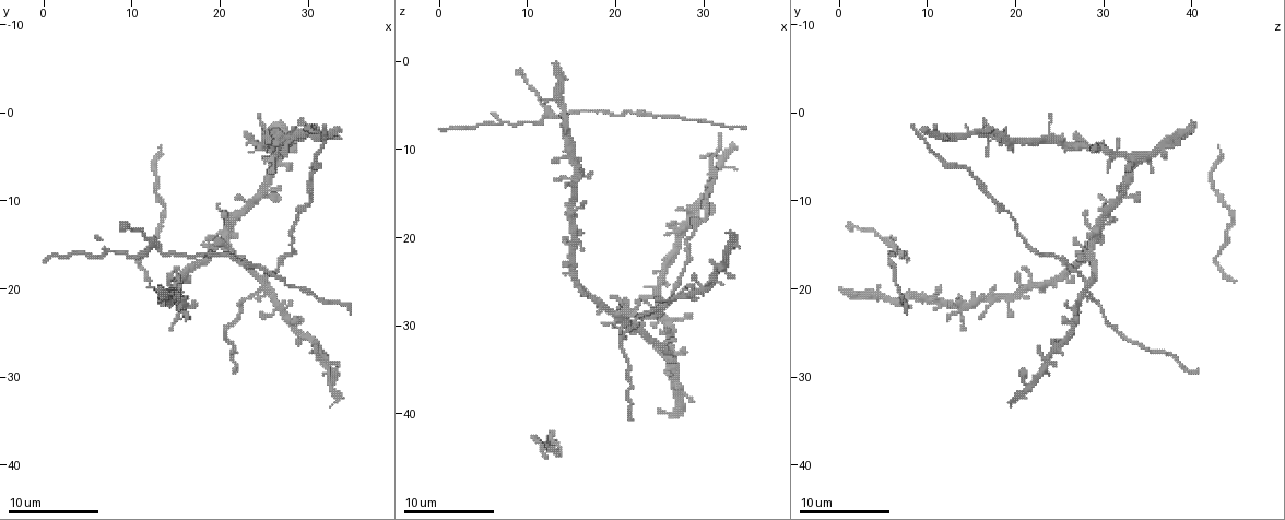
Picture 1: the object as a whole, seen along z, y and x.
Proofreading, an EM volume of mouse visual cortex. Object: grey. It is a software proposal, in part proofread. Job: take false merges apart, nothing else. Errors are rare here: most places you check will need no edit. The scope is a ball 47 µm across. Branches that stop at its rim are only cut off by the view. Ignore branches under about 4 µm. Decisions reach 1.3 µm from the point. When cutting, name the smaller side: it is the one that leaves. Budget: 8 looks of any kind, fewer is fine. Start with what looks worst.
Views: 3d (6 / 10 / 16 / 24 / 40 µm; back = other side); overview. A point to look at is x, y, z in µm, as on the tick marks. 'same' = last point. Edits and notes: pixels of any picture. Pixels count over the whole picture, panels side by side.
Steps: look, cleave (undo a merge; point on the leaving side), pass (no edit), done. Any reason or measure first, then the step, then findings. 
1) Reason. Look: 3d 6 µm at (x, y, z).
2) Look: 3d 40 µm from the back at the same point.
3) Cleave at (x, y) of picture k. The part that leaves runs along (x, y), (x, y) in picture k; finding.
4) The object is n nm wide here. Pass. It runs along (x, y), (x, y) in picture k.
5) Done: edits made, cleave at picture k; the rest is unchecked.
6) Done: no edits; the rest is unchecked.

Branch point. Look: 3d 16 µm at (12.2, 15.0, 6.0).

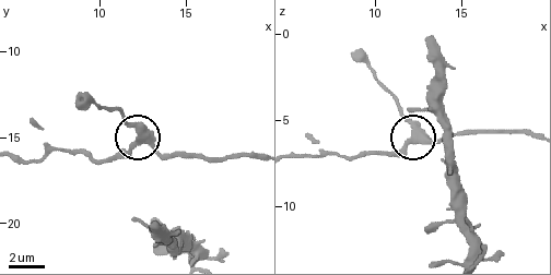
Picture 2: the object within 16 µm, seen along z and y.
Zoom in. Look: 3d 6 µm at (12.2, 15.0, 6.0).

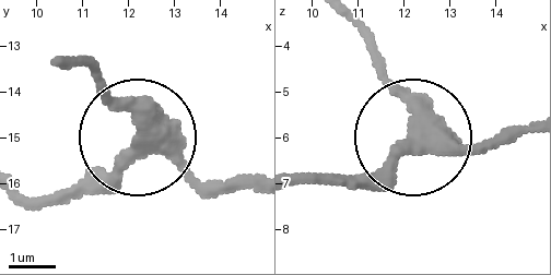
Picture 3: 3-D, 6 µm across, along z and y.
3 arms meet here. Pass. Continuous, no second neuron.

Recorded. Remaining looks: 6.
Four-way junction. Look: 3d 10 µm at (25.4, 19.6, 28.2).

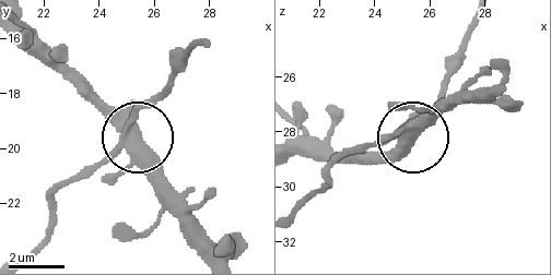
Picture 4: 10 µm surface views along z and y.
Look: 3d 6 µm at the same point.

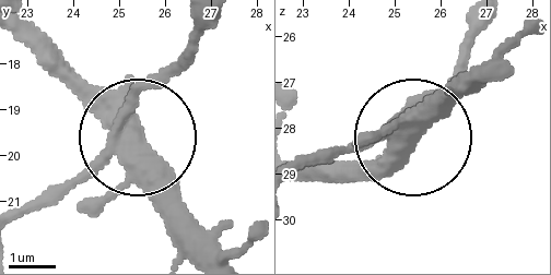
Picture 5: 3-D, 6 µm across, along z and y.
The object is 400 nm wide here. Pass. One neuron here.

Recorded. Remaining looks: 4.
Looks like a crossing. Look: 3d 6 µm at (15.6, 22.2, 13.6).

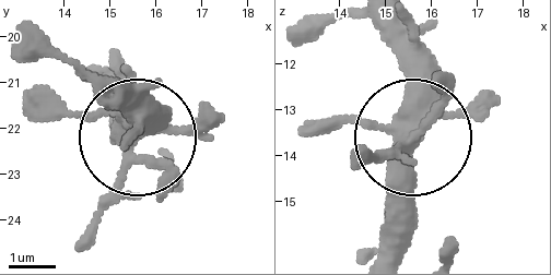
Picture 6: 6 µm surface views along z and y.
5 arms meet here. Pass. Continuous, no second neuron.

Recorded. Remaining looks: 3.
Three arms meet. Look: 3d 10 µm at (13.2, 20.4, 4.6).

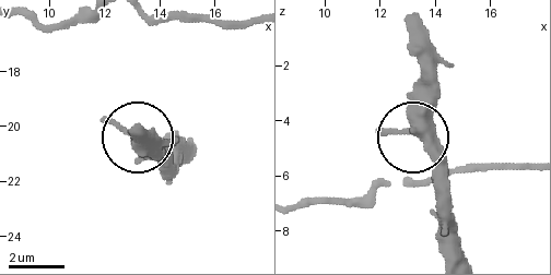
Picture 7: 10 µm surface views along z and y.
Pass. One neuron here.

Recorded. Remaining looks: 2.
Done: no edits; the rest is unchecked.

